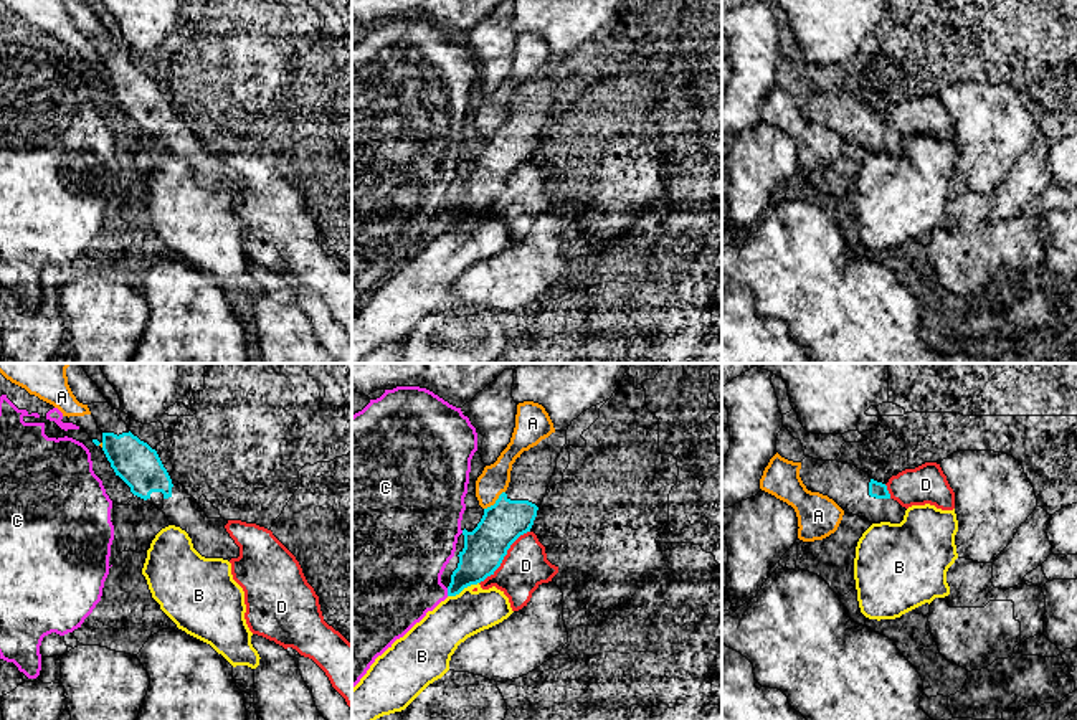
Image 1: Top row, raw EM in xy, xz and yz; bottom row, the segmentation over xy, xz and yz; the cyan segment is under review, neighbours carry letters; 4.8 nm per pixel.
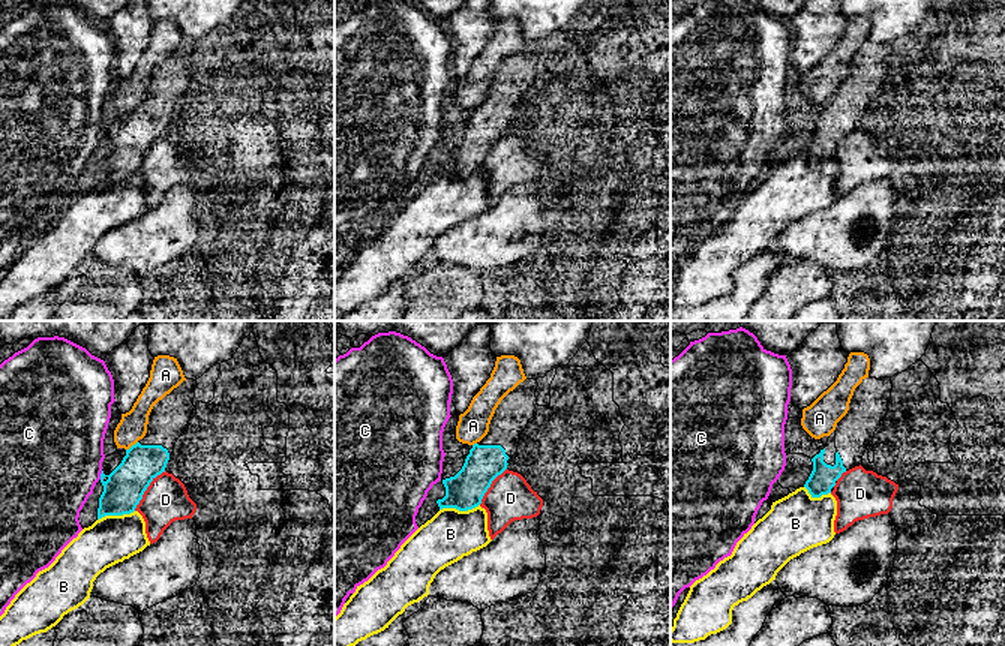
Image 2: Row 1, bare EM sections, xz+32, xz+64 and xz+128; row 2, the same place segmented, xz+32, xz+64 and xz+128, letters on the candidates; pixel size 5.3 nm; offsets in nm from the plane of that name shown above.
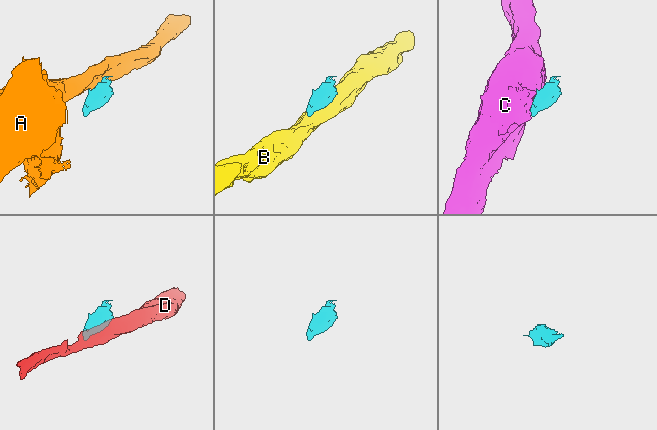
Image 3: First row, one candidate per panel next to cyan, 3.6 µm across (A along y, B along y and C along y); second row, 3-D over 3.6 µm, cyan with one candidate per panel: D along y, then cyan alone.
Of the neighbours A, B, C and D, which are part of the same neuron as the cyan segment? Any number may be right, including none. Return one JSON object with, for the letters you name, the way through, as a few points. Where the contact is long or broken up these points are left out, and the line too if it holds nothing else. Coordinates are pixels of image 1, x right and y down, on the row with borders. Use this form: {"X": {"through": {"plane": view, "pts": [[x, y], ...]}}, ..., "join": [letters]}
{"join": []}

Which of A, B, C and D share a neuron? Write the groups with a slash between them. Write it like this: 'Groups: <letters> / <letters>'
Groups: A / B / C / D

